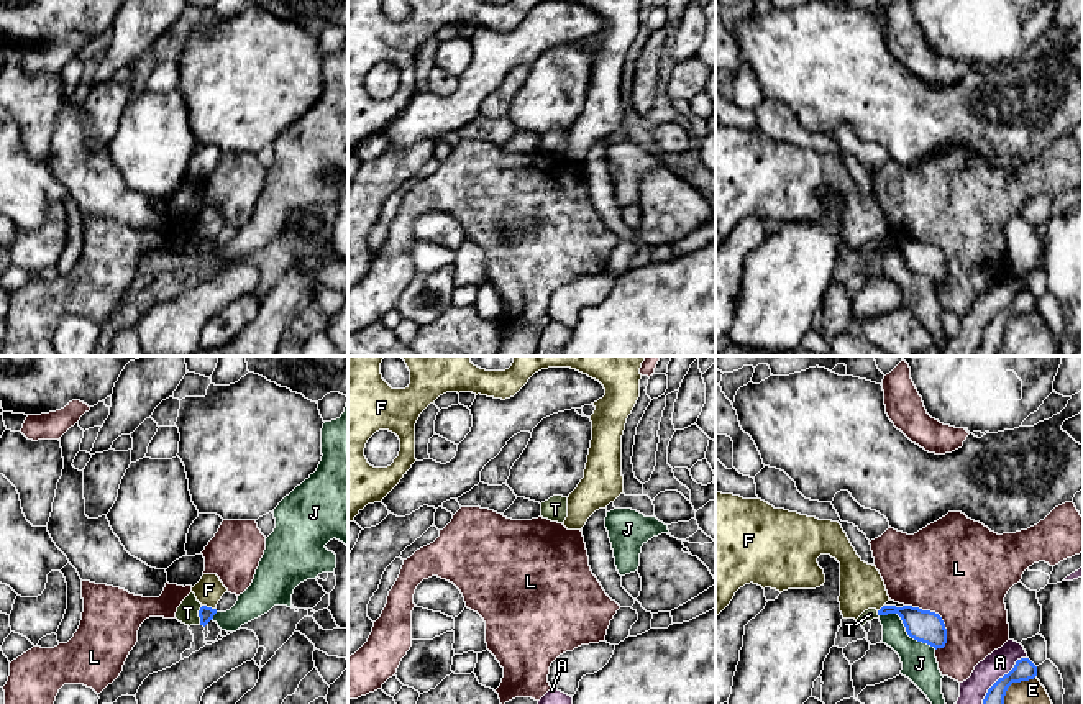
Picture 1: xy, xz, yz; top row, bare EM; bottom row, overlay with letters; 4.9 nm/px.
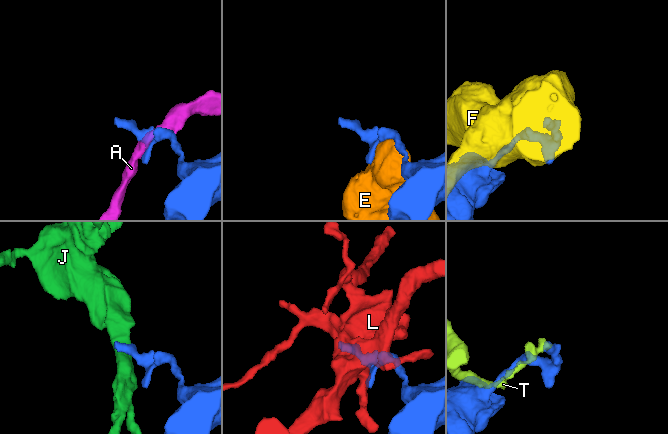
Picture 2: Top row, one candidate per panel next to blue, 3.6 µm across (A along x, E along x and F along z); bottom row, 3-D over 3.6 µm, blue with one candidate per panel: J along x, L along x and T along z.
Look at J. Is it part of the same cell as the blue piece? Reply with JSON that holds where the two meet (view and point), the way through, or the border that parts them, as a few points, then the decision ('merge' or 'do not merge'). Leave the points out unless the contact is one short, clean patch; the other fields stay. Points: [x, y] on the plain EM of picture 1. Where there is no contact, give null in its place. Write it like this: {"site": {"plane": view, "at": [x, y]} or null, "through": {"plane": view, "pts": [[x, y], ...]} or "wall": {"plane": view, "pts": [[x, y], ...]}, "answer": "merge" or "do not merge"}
{"site": {"plane": "yz", "at": [906, 263]}, "wall": {"plane": "yz", "pts": [[880, 246], [896, 246], [911, 269], [936, 281]]}, "answer": "do not merge"}

